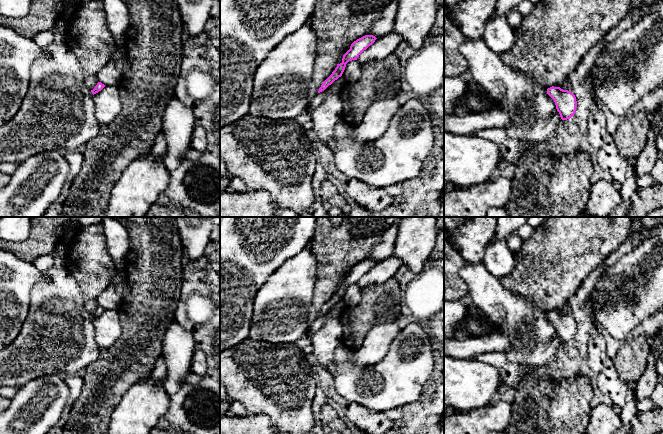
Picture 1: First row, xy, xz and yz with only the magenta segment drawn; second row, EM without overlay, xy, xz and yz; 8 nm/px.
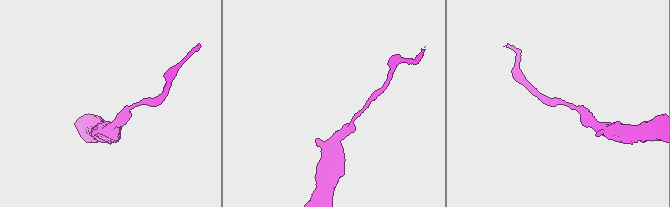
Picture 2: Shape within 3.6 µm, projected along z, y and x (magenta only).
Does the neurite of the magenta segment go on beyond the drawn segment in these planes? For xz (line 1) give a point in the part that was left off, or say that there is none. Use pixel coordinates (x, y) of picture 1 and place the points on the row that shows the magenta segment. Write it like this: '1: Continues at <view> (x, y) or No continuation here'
1: No continuation here

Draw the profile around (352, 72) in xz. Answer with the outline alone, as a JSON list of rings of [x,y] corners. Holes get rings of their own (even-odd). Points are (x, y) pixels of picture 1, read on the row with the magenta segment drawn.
[[[358,60],[349,61],[342,74],[346,83],[355,82],[361,76],[361,63]]]

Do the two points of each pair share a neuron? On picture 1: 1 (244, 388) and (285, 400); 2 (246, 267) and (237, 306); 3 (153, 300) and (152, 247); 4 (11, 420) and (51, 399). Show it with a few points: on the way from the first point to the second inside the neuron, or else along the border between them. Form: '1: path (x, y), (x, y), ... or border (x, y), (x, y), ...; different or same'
1: path (254, 388), (265, 398), (275, 399); same
2: path (237, 277), (237, 296); same
3: path (153, 287), (153, 260); same
4: path (21, 420), (24, 420), (41, 403); same

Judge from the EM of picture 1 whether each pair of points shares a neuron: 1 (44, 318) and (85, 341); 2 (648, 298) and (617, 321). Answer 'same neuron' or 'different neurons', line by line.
1: same neuron
2: same neuron

